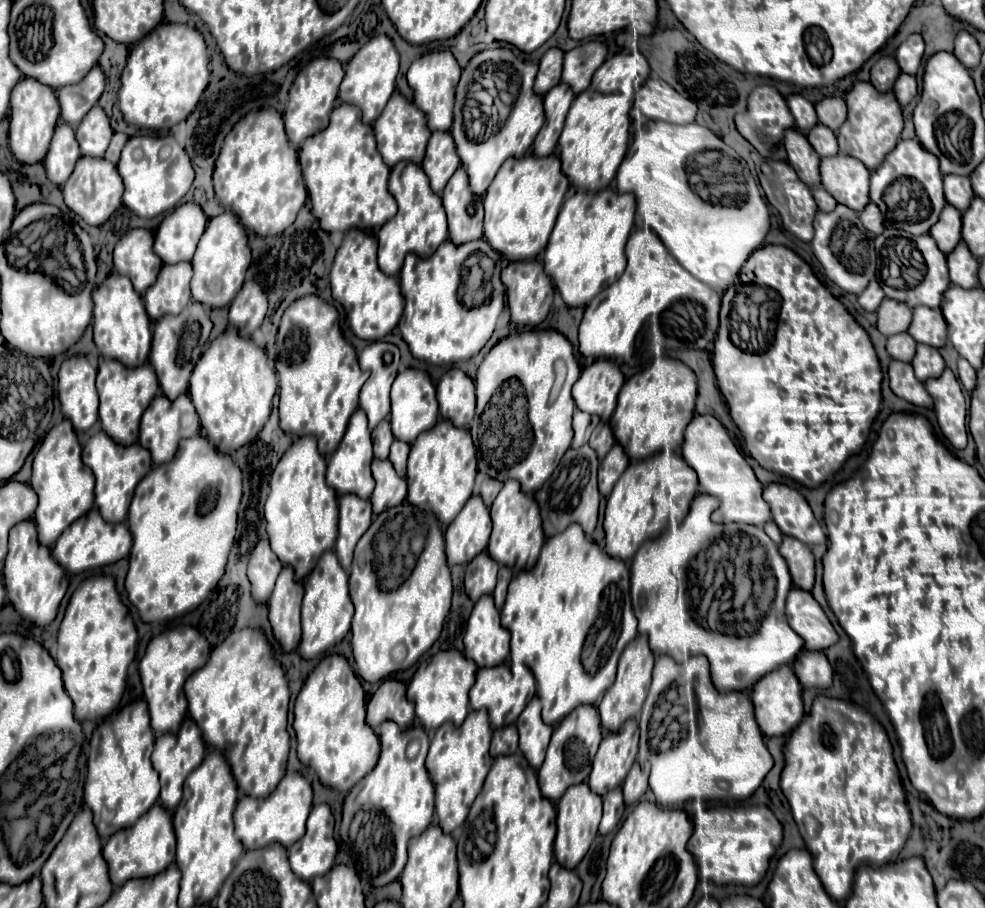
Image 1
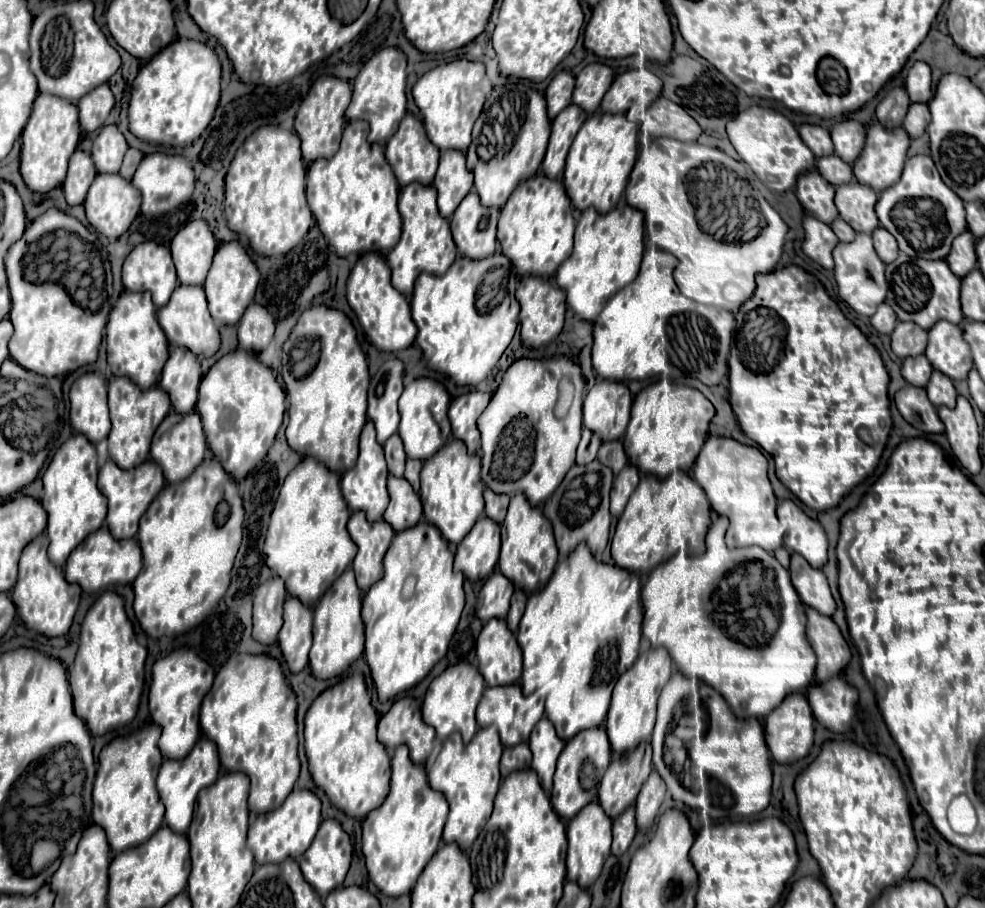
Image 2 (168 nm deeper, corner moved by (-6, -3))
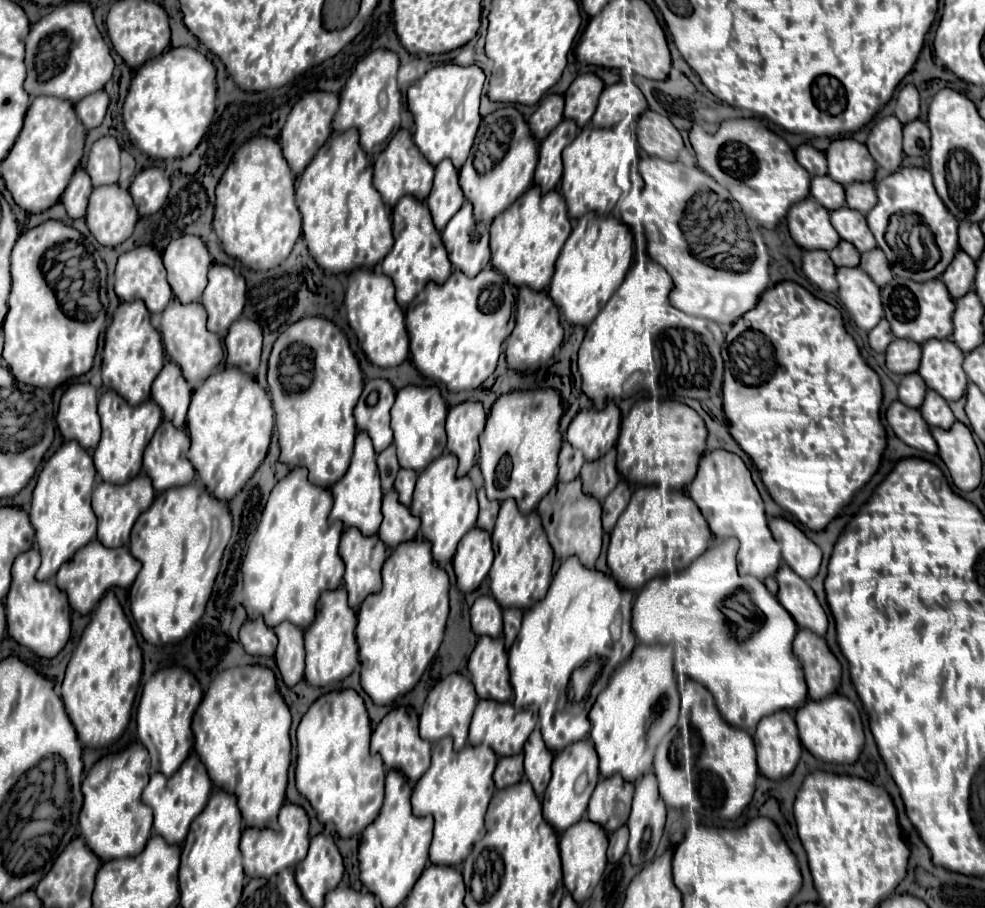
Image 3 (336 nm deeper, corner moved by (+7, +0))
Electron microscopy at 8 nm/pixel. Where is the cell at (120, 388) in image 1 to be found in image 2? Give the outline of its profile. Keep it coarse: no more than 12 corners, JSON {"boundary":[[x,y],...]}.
{"boundary":[[108,381],[108,457],[122,469],[148,459],[170,413],[160,387]]}

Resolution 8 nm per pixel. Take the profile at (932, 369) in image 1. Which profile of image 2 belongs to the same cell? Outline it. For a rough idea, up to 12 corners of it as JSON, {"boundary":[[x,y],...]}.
{"boundary":[[932,373],[926,393],[934,407],[954,407],[952,381]]}

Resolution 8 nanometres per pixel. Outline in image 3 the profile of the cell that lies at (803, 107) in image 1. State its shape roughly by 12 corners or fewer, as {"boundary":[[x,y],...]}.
{"boundary":[[811,144],[795,156],[811,176],[827,174],[825,154]]}

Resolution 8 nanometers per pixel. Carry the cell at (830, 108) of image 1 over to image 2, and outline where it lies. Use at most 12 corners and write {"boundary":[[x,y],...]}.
{"boundary":[[848,119],[830,135],[836,155],[852,167],[862,155],[866,127]]}

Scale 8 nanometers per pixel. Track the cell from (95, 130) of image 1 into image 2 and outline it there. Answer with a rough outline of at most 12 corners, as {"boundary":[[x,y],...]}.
{"boundary":[[116,125],[92,145],[98,173],[118,173],[128,143]]}

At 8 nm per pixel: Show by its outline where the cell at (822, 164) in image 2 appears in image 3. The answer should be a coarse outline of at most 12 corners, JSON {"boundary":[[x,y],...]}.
{"boundary":[[831,176],[811,178],[811,196],[827,210],[845,204],[845,190]]}

